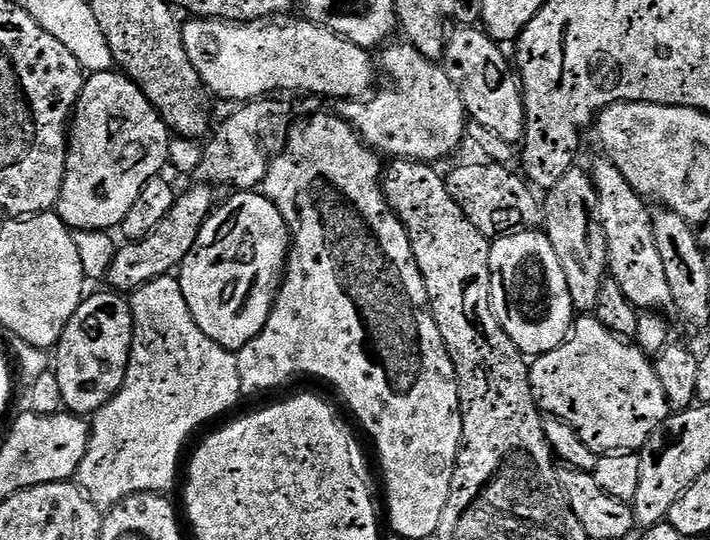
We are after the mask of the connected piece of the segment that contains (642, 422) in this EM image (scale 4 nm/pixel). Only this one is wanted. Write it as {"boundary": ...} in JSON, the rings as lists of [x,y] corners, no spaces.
{"boundary":[[[592,314],[581,315],[575,321],[568,339],[563,344],[558,345],[554,350],[544,352],[542,355],[535,357],[531,361],[528,377],[532,383],[532,393],[540,406],[541,413],[566,422],[576,431],[578,438],[582,438],[582,442],[586,442],[586,446],[590,446],[590,450],[594,450],[598,454],[635,453],[644,447],[644,443],[650,438],[650,434],[654,434],[654,430],[659,428],[670,415],[666,394],[662,390],[662,382],[658,378],[653,361],[645,356],[635,343],[625,342],[621,337],[614,335],[607,326]]]}

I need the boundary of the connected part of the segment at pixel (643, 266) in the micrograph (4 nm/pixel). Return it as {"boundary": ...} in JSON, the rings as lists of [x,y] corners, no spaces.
{"boundary":[[[603,162],[594,171],[596,193],[600,199],[600,224],[608,243],[608,267],[614,283],[638,310],[662,310],[673,303],[665,267],[658,254],[652,229],[652,213],[645,197],[635,192],[624,175],[611,162]]]}

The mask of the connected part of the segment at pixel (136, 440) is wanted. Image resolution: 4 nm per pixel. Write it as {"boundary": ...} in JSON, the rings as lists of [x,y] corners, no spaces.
{"boundary":[[[169,274],[158,278],[154,282],[150,282],[146,286],[142,286],[137,292],[131,293],[130,303],[132,306],[132,342],[134,346],[128,355],[128,373],[119,394],[105,408],[95,413],[94,419],[90,424],[88,449],[82,458],[80,469],[74,477],[75,483],[82,489],[84,495],[101,510],[111,510],[116,505],[121,504],[126,498],[137,496],[140,492],[171,493],[171,488],[176,484],[176,467],[180,464],[180,451],[183,450],[184,443],[191,438],[192,432],[198,431],[203,424],[210,423],[215,416],[220,416],[223,412],[230,411],[239,402],[240,396],[242,397],[238,362],[235,355],[229,352],[228,349],[218,346],[218,342],[214,342],[206,334],[202,334],[198,322],[194,322],[194,318],[190,314],[190,306],[186,306],[186,298],[180,289],[180,281],[175,275]]]}

